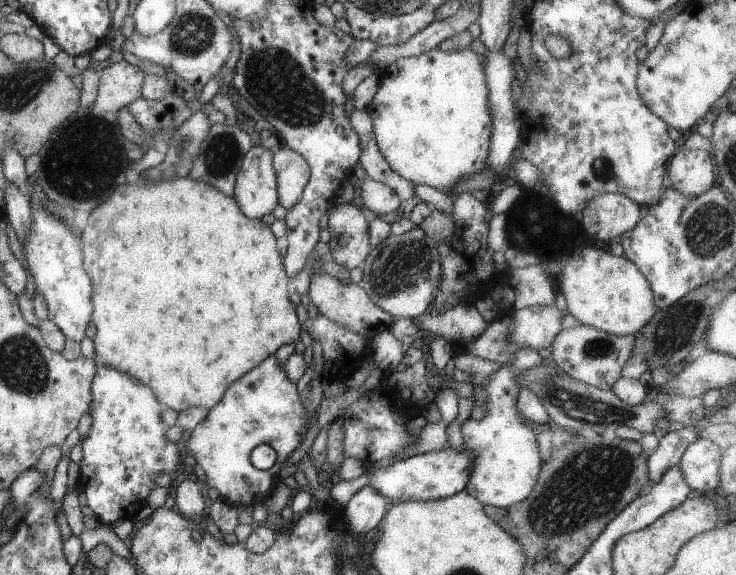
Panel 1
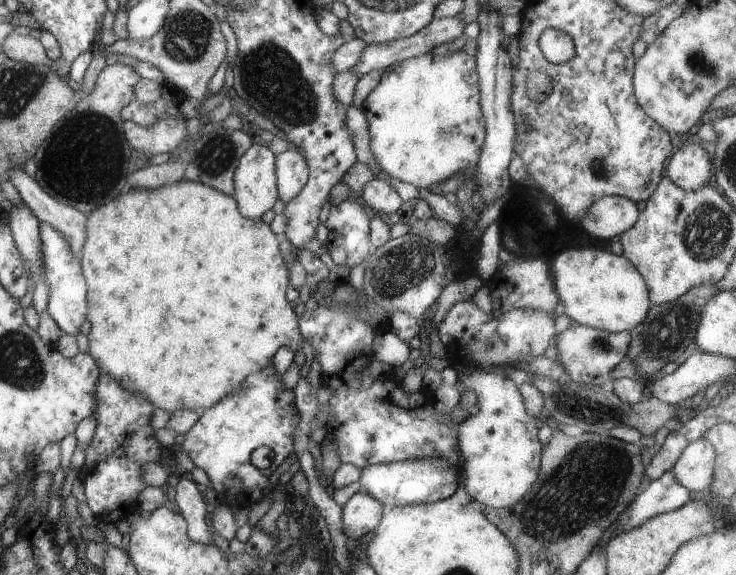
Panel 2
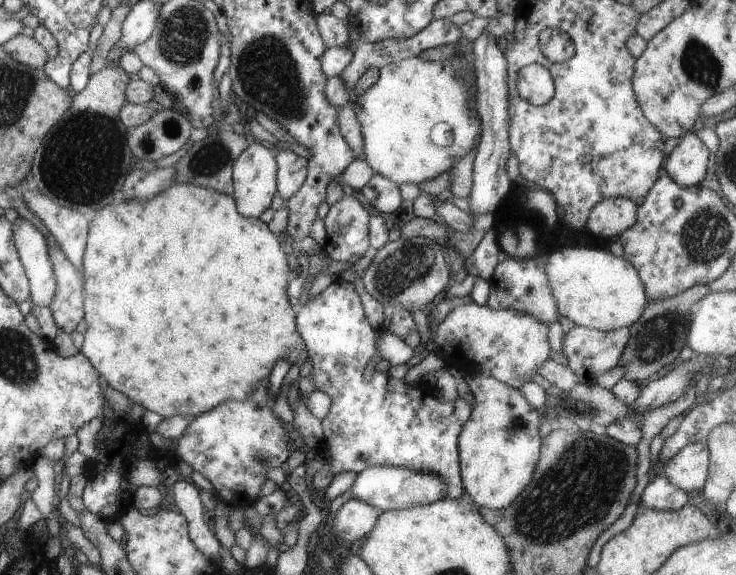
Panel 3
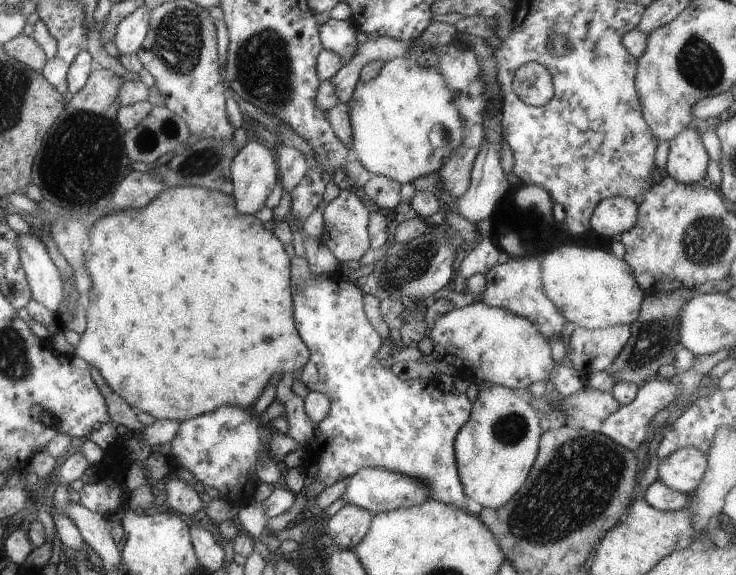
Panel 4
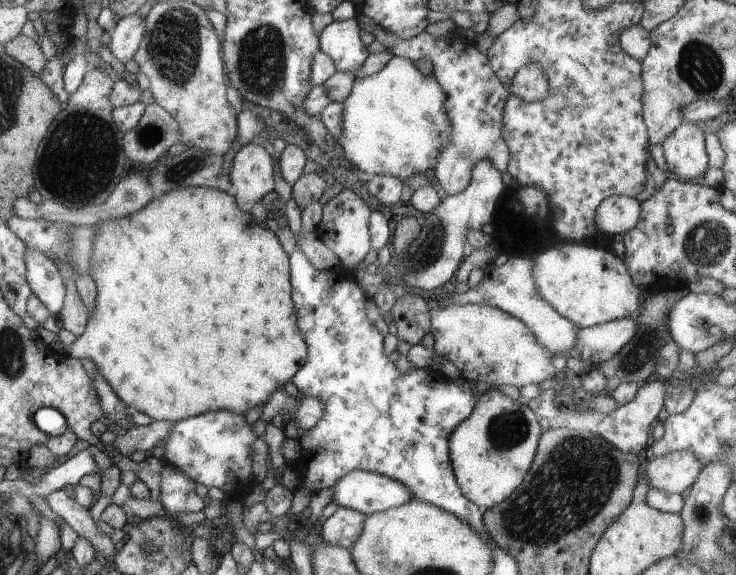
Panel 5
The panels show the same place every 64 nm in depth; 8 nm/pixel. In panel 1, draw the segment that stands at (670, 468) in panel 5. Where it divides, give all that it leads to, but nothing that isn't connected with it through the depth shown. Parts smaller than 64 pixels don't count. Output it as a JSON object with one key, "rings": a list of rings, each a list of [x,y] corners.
{"rings":[[[701,436],[684,448],[677,465],[690,490],[703,493],[717,489],[720,456],[720,448]]]}

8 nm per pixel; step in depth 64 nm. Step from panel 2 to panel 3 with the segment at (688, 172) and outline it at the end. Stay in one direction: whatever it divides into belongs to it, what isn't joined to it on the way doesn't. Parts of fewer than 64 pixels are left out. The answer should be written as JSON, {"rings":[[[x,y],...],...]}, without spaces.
{"rings":[[[687,132],[679,138],[677,146],[664,159],[662,173],[679,186],[696,187],[707,174],[710,150],[696,134]]]}

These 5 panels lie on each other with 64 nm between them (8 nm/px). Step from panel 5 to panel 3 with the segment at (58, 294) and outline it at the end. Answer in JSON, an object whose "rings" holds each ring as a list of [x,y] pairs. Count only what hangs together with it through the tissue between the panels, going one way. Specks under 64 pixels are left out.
{"rings":[[[19,217],[12,226],[12,237],[30,286],[31,303],[47,307],[56,284],[50,269],[48,246],[44,236],[30,221]]]}

